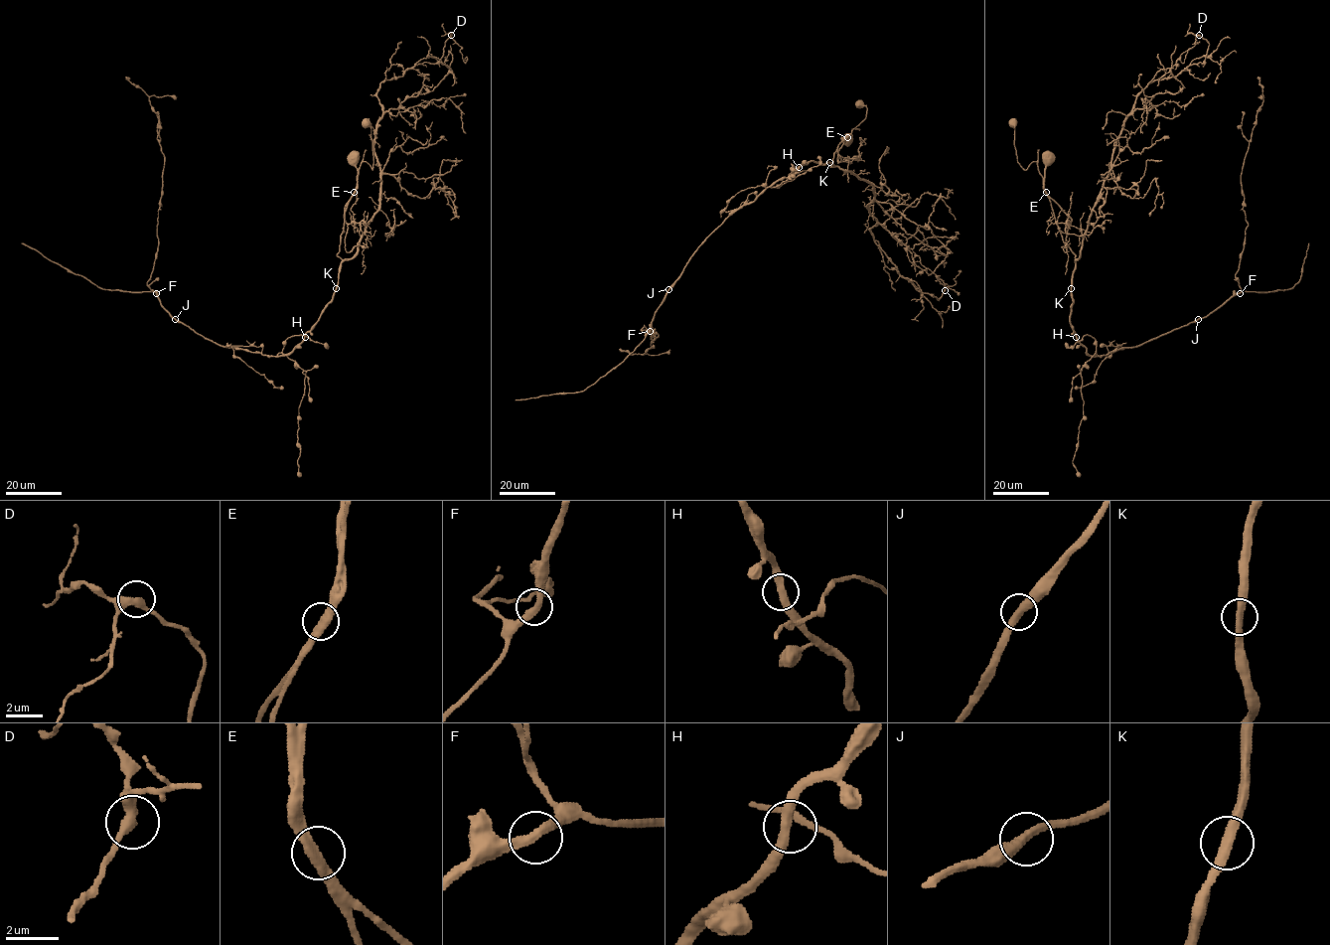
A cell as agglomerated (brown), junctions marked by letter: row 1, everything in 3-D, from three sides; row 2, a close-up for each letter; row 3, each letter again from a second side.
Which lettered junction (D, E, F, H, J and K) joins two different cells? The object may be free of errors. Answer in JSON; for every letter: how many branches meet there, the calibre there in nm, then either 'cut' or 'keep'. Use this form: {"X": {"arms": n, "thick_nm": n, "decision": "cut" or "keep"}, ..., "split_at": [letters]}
{"D": {"arms": 2, "thick_nm": 380, "decision": "keep"}, "E": {"arms": 2, "thick_nm": 380, "decision": "cut"}, "F": {"arms": 2, "thick_nm": 360, "decision": "keep"}, "H": {"arms": 2, "thick_nm": 400, "decision": "keep"}, "J": {"arms": 2, "thick_nm": 380, "decision": "keep"}, "K": {"arms": 2, "thick_nm": 380, "decision": "keep"}, "split_at": ["E"]}

